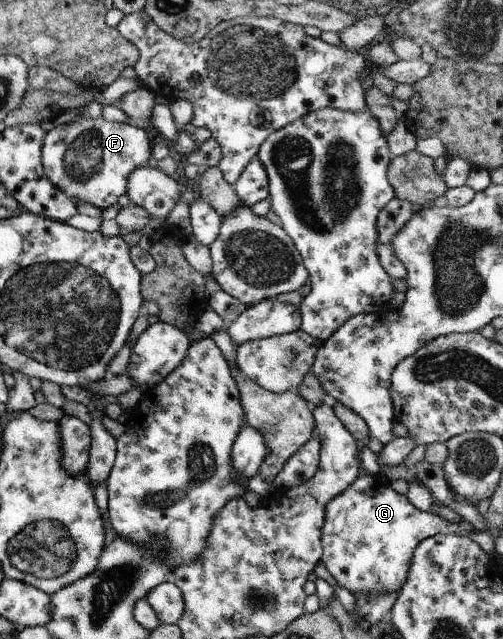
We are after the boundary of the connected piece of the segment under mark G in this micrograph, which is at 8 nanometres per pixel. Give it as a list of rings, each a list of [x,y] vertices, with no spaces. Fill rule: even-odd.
[[[362,473],[347,491],[329,503],[329,519],[325,519],[325,559],[321,559],[337,585],[352,595],[367,593],[369,597],[389,595],[403,589],[409,565],[417,545],[433,535],[455,533],[463,538],[473,534],[474,527],[463,520],[450,523],[439,515],[416,509],[405,495],[391,488],[381,473]]]

